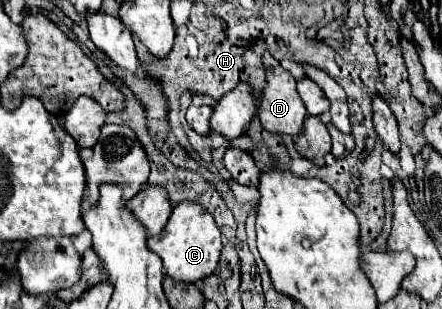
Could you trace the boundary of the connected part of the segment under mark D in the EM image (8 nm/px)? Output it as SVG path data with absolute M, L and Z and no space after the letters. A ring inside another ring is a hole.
M269 53L263 55L263 65L265 65L265 71L267 71L267 85L265 85L265 89L261 91L261 97L259 97L257 117L259 117L259 121L261 121L265 131L297 137L303 131L307 109L305 109L301 97L297 95L295 77L289 71L285 71L281 67L281 63L277 59L273 59Z

